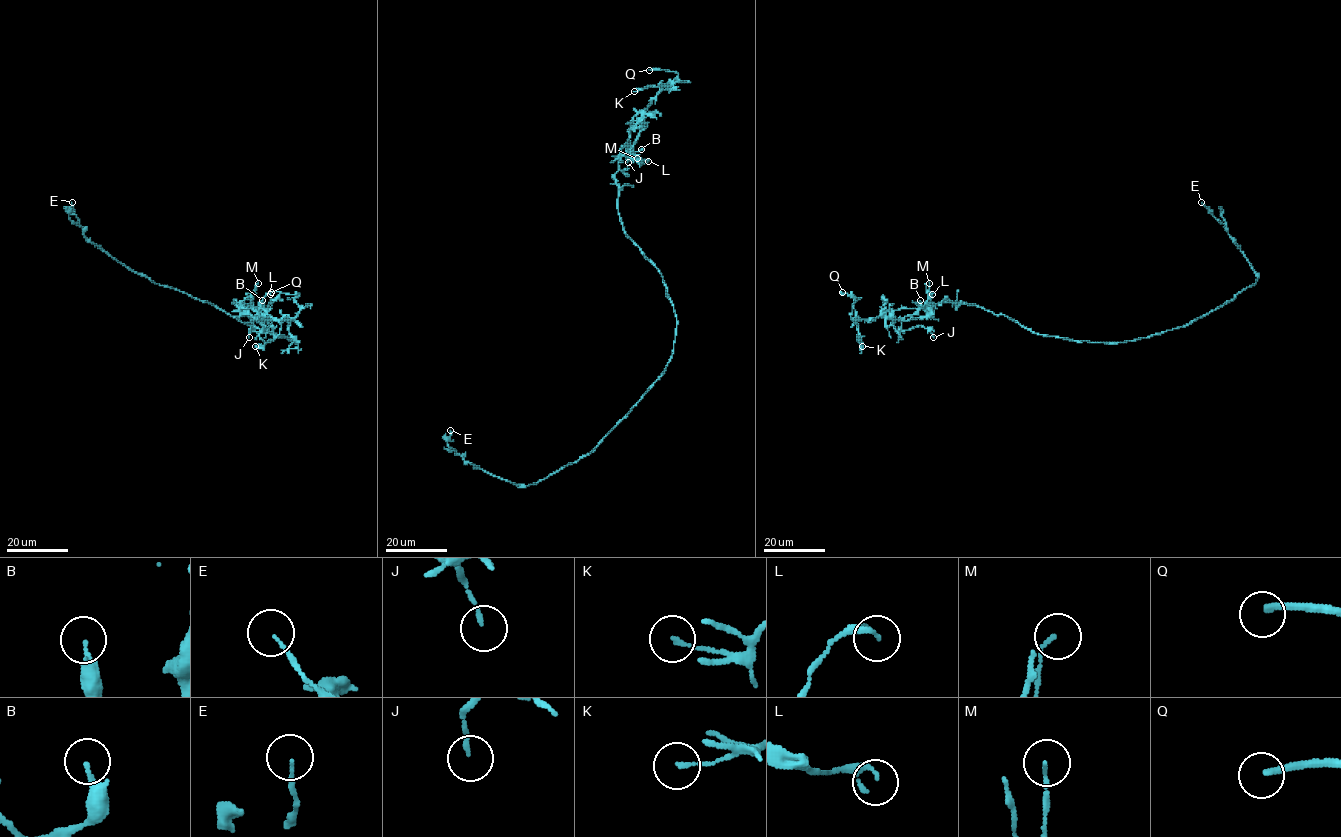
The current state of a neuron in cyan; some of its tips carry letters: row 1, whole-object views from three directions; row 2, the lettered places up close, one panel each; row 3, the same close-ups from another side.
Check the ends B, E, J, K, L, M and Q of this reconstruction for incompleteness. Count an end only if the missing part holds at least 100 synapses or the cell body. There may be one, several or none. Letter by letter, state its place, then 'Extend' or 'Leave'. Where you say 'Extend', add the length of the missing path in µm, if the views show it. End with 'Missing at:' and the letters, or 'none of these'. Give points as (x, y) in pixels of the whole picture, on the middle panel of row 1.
B: Place: (641, 149). Leave
E: Place: (450, 430). Leave
J: Place: (628, 162). Leave
K: Place: (634, 91). Leave
L: Place: (648, 161). Leave
M: Place: (637, 158). Leave
Q: Place: (649, 70). Extend. Missing length about 35 µm
Missing at: Q

